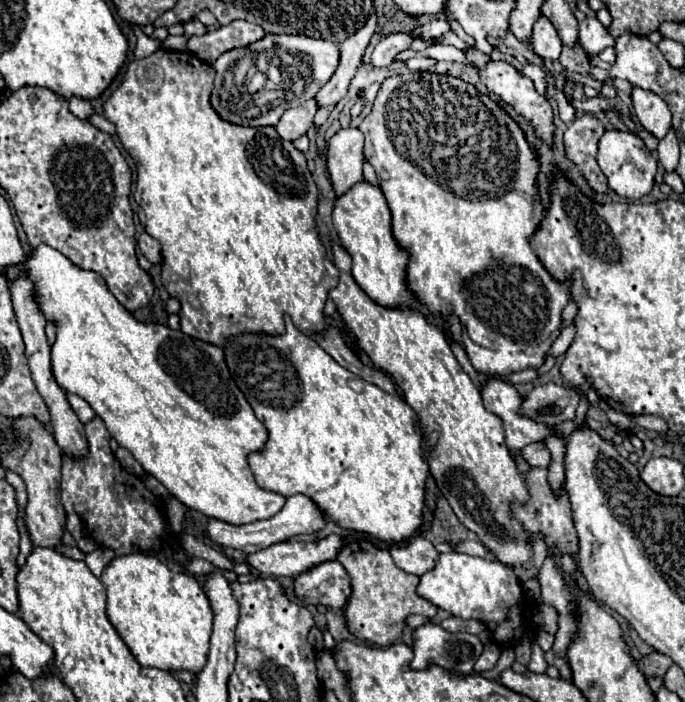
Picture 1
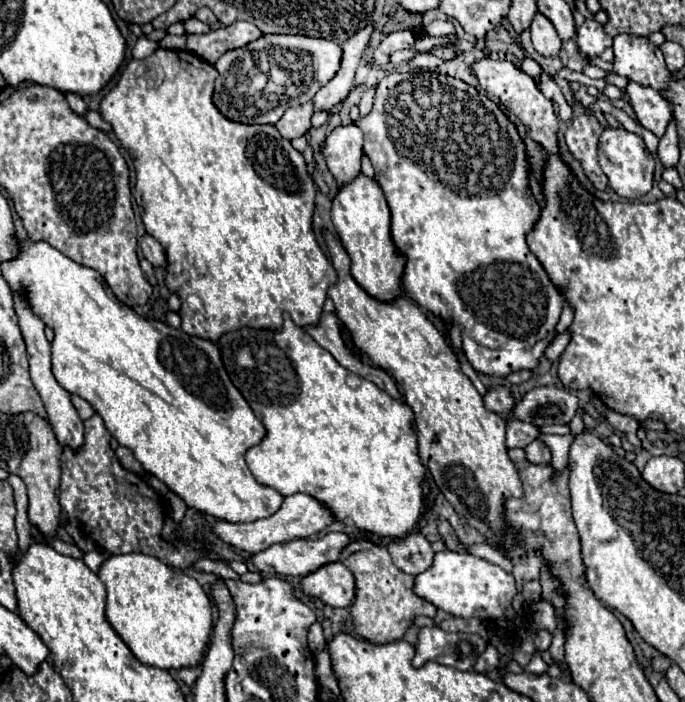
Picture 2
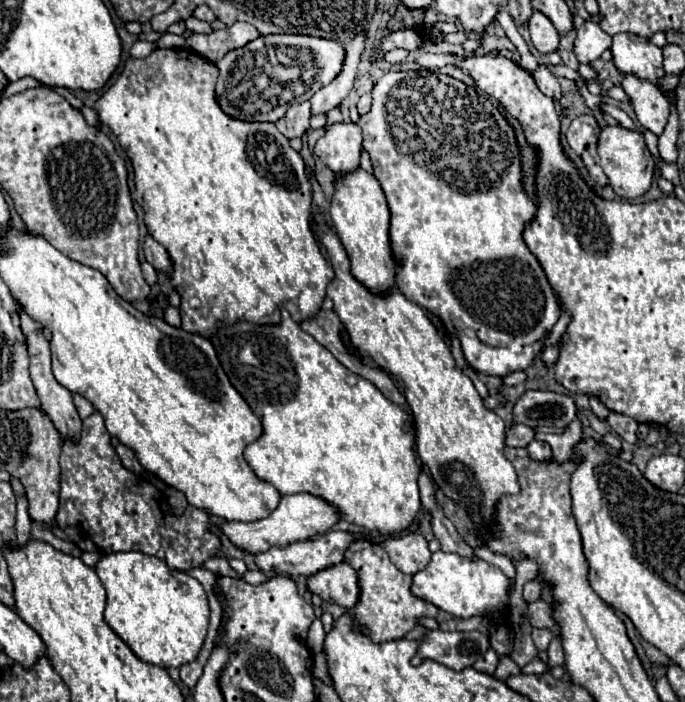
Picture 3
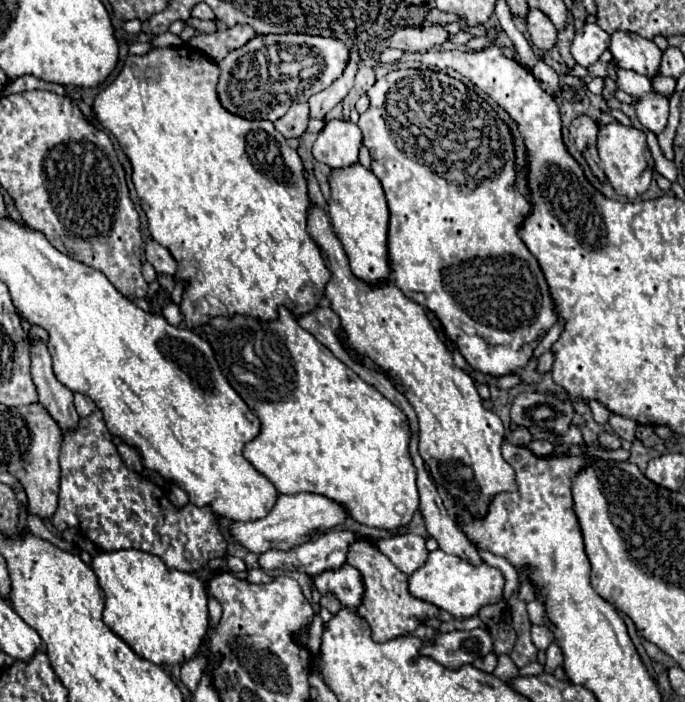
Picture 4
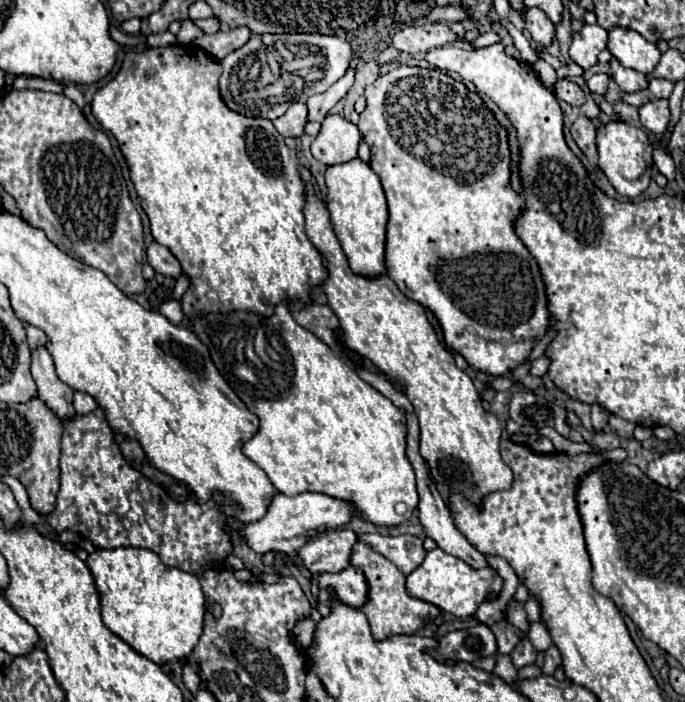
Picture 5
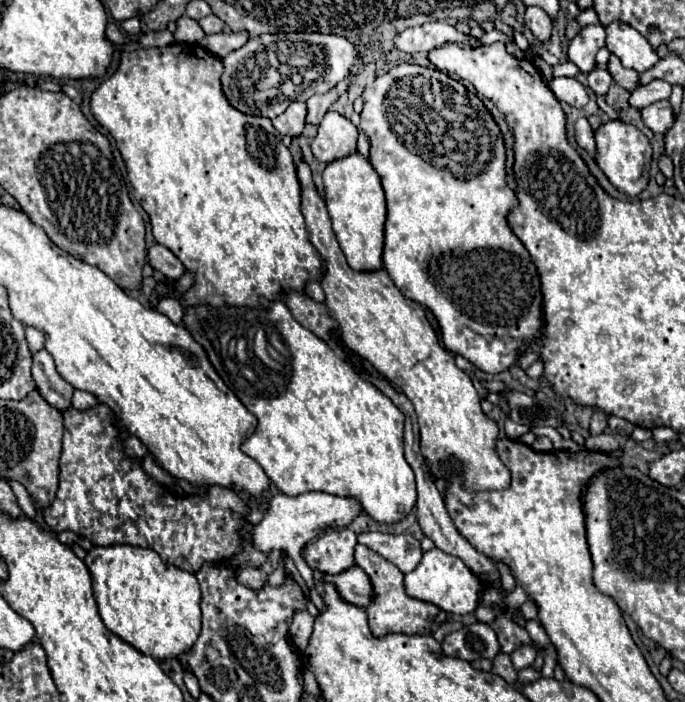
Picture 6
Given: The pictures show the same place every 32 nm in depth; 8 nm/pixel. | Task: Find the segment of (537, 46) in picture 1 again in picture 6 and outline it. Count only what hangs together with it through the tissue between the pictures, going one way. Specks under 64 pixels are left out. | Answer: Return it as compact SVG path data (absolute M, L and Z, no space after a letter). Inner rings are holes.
M526 8L524 24L530 28L538 42L548 42L552 36L552 20L542 8Z

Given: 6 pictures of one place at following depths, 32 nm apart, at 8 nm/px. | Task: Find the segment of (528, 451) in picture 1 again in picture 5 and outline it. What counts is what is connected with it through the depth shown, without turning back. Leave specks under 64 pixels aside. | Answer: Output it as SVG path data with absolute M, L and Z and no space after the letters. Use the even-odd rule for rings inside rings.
M540 438L540 440L532 442L530 448L532 448L536 454L552 454L552 452L554 452L554 444L550 442L550 438Z

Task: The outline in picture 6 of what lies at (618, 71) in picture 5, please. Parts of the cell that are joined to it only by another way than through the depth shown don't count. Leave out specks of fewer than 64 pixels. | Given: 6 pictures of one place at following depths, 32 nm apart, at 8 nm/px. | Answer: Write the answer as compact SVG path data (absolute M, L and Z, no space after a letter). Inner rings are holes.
M610 56L610 60L608 60L608 72L612 74L614 82L620 84L620 86L622 86L624 90L628 90L628 92L634 92L636 88L642 86L640 74L638 74L636 70L624 68L616 56Z

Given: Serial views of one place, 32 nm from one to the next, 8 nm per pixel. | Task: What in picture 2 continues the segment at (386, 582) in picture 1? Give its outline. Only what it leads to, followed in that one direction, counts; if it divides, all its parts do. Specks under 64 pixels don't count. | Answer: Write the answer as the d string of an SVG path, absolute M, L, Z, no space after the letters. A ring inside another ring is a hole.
M354 540L342 550L340 562L354 574L356 594L354 594L352 606L348 608L354 636L368 640L372 644L390 644L404 636L414 616L418 614L424 614L430 618L436 616L436 606L414 594L416 576L400 572L400 568L394 566L384 546L372 544L370 540Z

